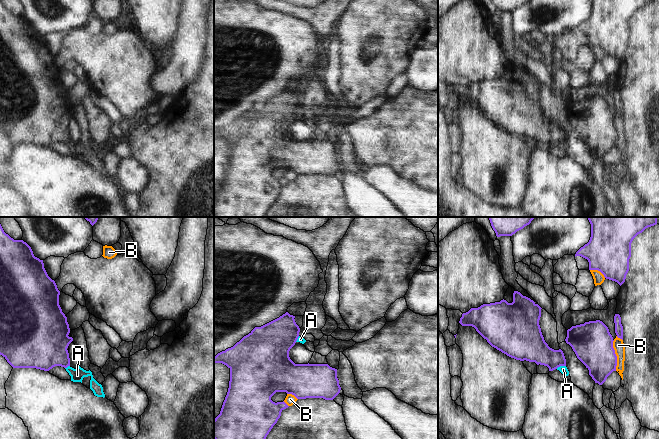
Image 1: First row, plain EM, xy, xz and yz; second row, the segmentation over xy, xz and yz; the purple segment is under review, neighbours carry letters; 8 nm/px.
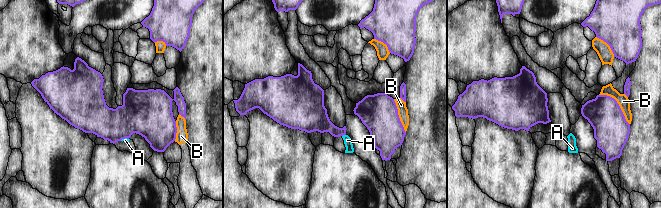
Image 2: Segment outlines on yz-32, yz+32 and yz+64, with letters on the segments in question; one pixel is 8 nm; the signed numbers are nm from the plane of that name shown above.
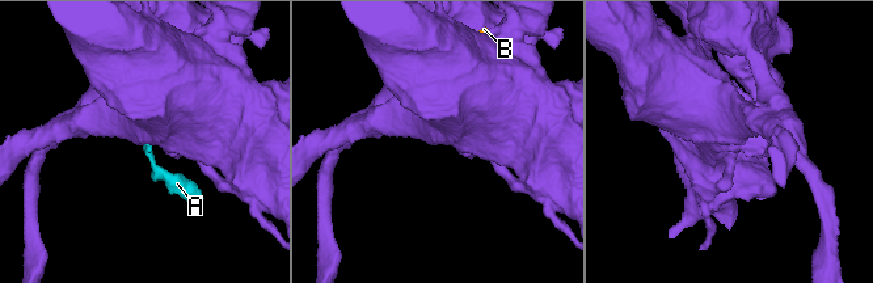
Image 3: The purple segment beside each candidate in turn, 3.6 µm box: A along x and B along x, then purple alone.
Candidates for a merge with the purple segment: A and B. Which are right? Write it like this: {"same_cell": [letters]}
{"same_cell": []}

